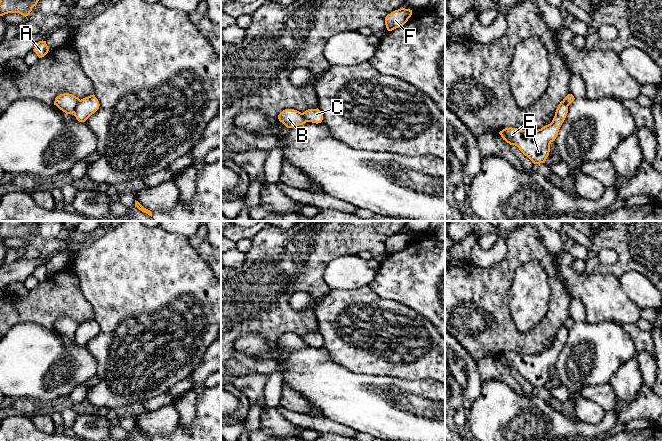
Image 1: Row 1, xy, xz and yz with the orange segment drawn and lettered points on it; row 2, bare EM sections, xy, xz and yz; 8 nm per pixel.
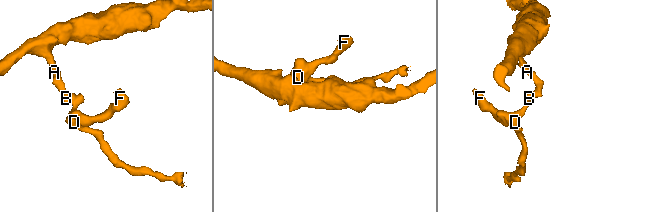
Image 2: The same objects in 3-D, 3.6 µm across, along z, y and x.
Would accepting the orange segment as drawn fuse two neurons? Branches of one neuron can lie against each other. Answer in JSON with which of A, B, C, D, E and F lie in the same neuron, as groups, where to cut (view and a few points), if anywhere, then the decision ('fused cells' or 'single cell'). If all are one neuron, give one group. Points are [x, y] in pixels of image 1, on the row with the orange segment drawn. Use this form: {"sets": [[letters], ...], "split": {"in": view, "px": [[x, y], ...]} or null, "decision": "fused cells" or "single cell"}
{"sets": [["A", "B"], ["C", "D", "E", "F"]], "split": {"in": "xy", "px": [[80, 100], [73, 112]]}, "decision": "fused cells"}

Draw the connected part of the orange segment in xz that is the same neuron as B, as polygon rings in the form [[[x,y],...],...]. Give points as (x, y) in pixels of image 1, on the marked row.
[[[285,109],[279,115],[278,119],[287,128],[293,128],[303,125],[307,120],[303,117],[302,113],[294,109]]]

